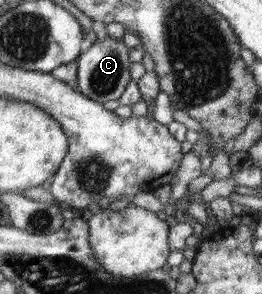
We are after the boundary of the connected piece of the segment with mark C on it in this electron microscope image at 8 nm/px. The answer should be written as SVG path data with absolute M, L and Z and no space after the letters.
M109 36L103 41L97 40L91 48L87 49L77 57L77 89L83 92L83 95L90 96L98 100L99 103L105 101L115 101L119 99L121 94L125 91L129 80L131 80L129 73L129 51L130 48L125 45L122 39L113 39Z

